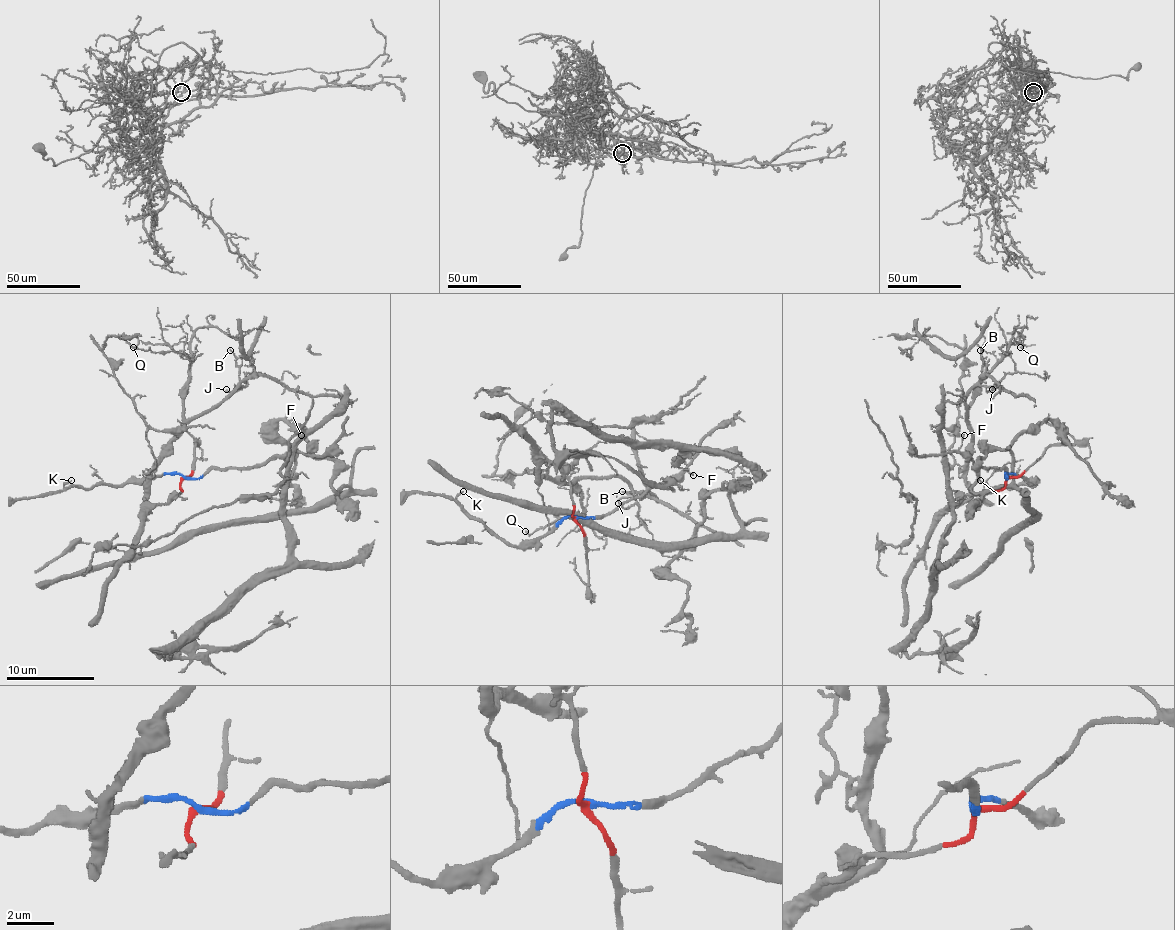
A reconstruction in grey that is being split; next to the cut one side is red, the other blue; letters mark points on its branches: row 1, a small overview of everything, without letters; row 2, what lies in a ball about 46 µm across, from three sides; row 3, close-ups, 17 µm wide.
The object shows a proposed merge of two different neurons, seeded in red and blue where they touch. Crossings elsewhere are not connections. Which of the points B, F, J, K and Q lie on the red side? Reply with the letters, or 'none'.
B, J, Q

